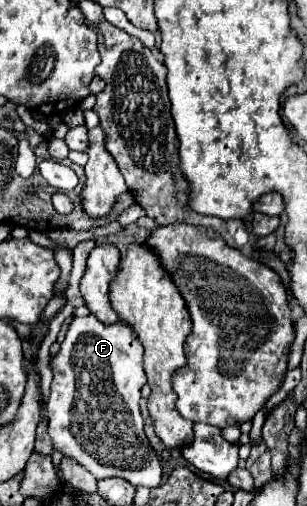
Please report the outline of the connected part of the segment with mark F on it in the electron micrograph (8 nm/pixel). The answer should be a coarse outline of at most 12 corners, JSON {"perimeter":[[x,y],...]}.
{"perimeter":[[74,317],[48,433],[96,479],[158,487],[140,415],[144,347]]}

